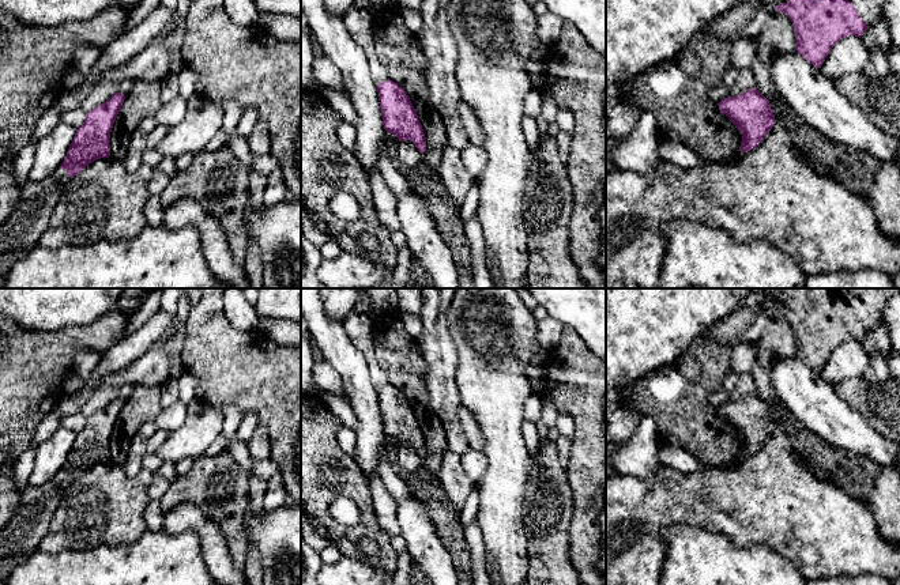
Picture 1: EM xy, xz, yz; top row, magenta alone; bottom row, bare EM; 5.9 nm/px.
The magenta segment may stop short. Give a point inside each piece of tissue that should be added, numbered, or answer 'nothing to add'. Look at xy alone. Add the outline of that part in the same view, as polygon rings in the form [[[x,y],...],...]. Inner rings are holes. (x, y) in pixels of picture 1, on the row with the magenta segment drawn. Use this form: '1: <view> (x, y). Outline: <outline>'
1: xy (21, 231). Outline: [[[59,167],[41,181],[22,185],[18,205],[0,227],[0,256],[22,253],[38,244],[68,181],[68,171]]]

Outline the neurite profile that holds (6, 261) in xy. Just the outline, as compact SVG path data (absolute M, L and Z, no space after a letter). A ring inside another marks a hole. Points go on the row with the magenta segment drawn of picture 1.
M25 252L16 254L0 256L0 288L3 288L11 267L16 260L22 257L23 253Z

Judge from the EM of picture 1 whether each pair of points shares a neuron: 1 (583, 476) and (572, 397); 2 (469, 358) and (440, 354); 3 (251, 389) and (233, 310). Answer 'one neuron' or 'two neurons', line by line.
1: one neuron
2: two neurons
3: two neurons

